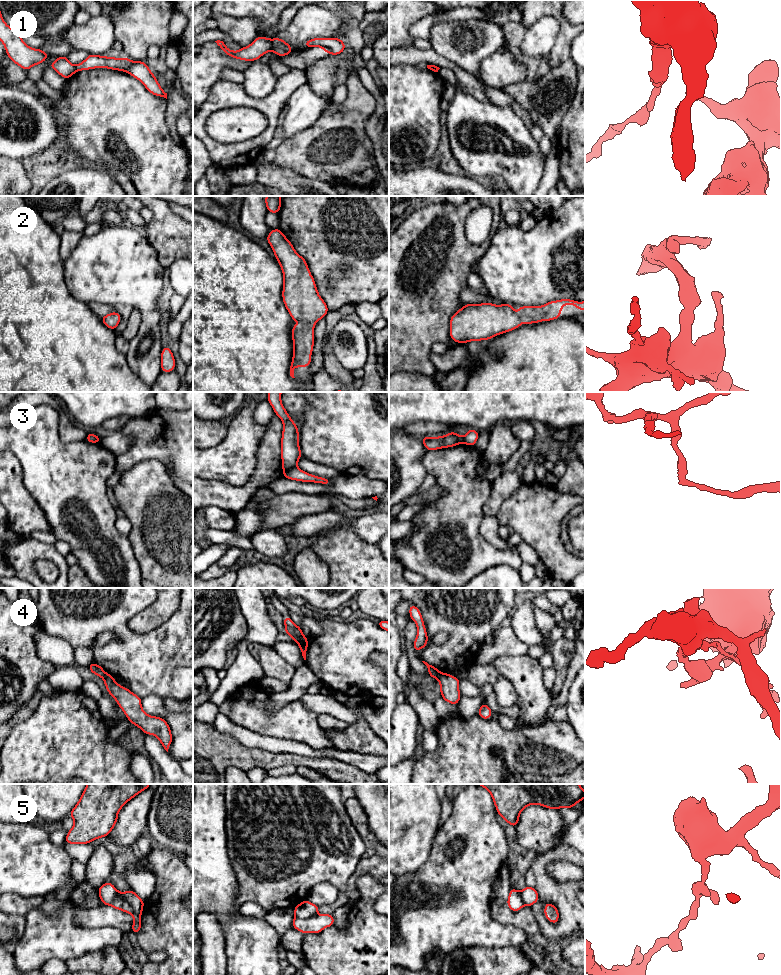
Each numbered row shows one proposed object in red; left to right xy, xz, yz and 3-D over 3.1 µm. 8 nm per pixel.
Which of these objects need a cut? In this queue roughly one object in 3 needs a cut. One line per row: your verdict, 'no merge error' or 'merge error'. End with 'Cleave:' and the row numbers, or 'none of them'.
1: merge error
2: no merge error
3: merge error
4: merge error
5: merge error
Cleave: 1, 3, 4, 5

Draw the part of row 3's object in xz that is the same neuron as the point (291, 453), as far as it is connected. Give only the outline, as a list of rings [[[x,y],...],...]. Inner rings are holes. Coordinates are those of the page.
[[[268,392],[267,401],[272,406],[275,414],[283,422],[283,431],[281,438],[281,458],[283,471],[297,466],[299,459],[302,457],[299,447],[299,431],[297,425],[291,419],[281,402],[282,392]]]

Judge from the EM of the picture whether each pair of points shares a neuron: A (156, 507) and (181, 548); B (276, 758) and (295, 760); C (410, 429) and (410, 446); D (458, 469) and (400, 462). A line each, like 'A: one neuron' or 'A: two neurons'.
A: one neuron
B: one neuron
C: two neurons
D: two neurons

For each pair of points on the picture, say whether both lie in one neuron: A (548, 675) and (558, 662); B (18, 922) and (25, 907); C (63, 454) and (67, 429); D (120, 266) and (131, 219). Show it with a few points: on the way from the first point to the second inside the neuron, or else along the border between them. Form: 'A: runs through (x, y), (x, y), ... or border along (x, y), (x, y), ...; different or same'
A: border along (553, 666), (555, 671), (553, 692); different
B: border along (10, 914), (24, 916); different
C: border along (58, 420), (58, 436), (63, 441), (85, 440); different
D: border along (126, 222), (134, 227); different

